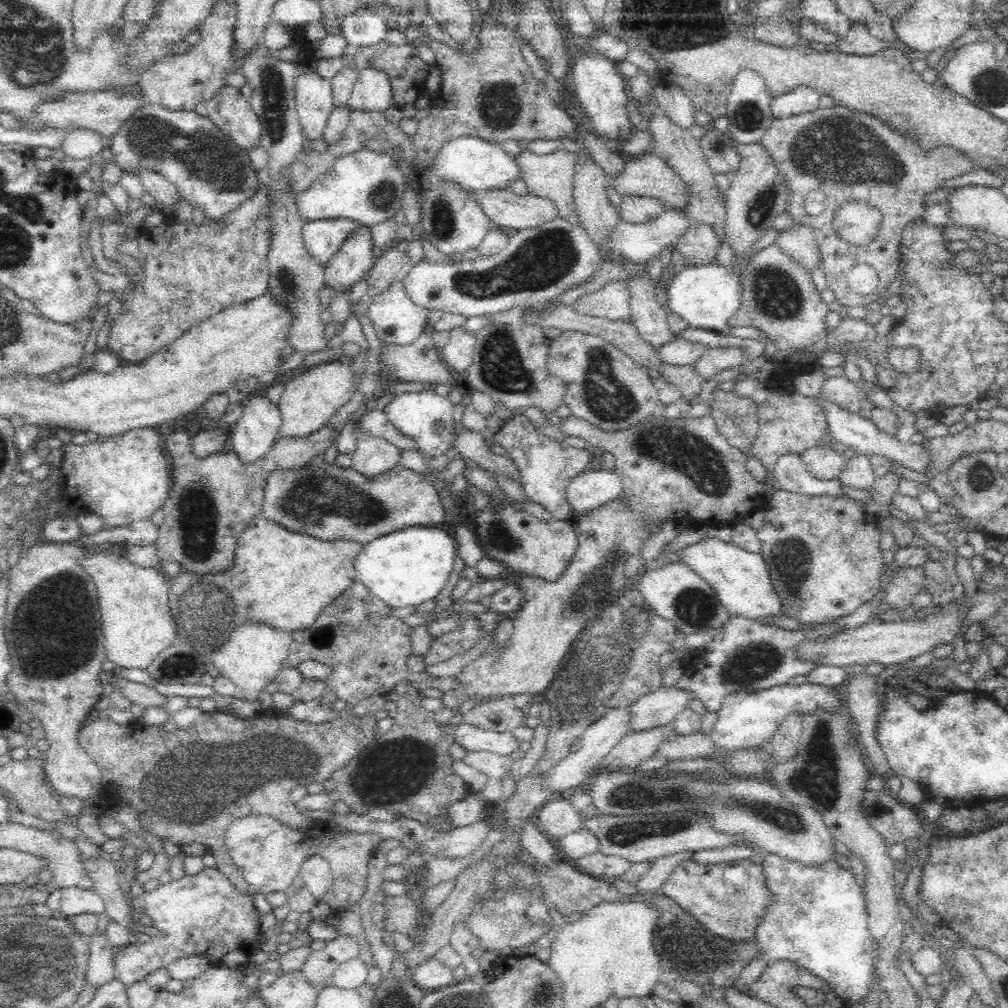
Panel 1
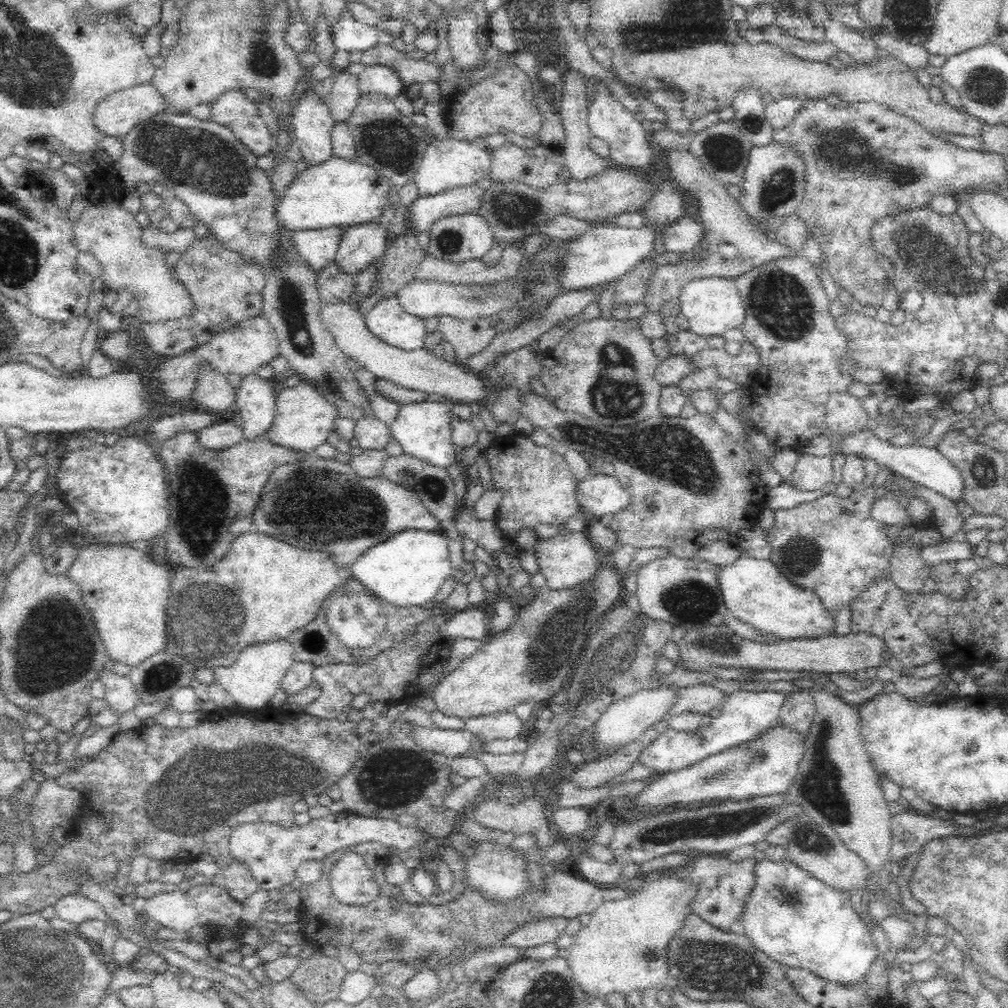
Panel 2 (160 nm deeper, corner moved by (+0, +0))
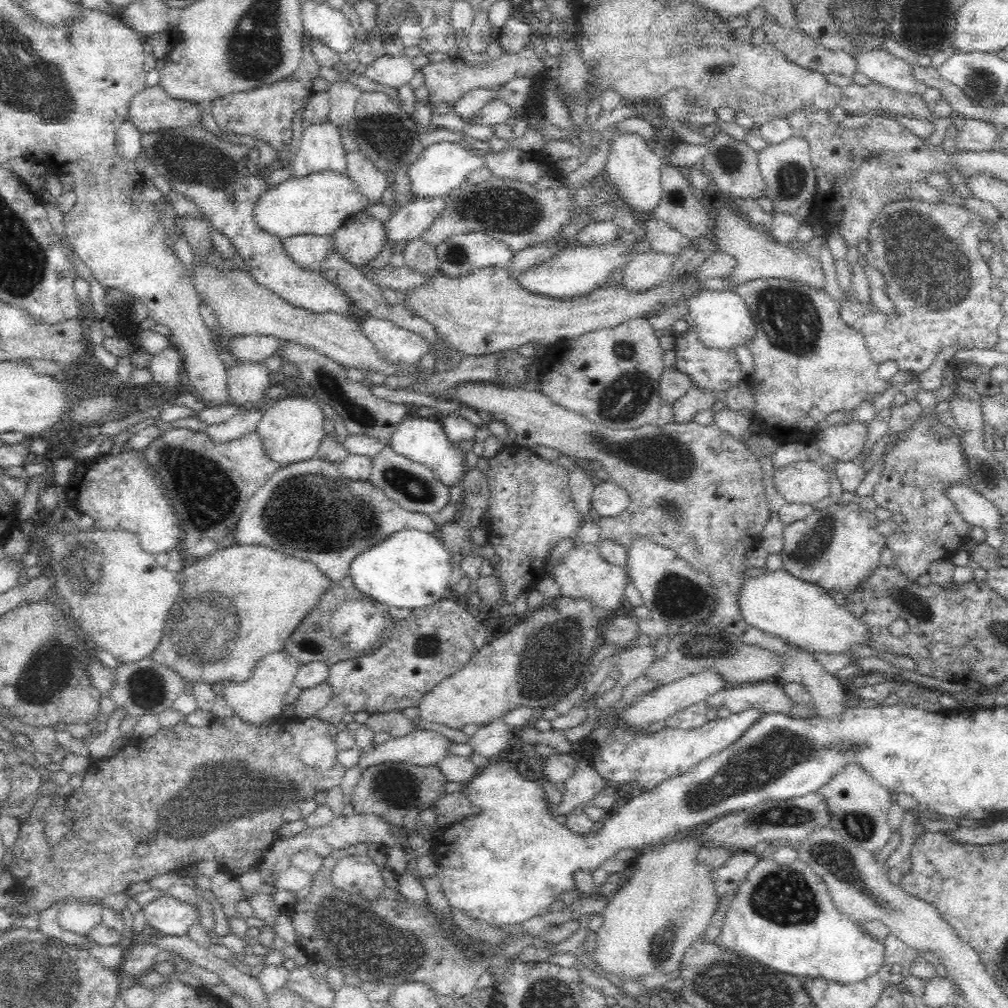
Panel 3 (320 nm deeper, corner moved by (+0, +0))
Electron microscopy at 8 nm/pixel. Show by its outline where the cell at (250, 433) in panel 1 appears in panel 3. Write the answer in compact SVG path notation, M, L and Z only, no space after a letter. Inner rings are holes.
M232 362L228 368L229 404L239 407L262 406L270 390L271 374L263 363Z

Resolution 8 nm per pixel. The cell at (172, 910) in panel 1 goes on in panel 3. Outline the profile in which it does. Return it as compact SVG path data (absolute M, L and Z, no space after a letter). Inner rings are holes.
M170 895L156 898L142 908L147 926L166 935L186 935L199 914L188 902L180 902Z

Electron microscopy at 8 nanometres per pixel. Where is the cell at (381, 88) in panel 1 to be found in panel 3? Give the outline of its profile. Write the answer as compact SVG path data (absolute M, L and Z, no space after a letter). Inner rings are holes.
M384 55L366 67L365 76L372 82L378 82L388 88L400 88L409 84L417 72L408 55Z

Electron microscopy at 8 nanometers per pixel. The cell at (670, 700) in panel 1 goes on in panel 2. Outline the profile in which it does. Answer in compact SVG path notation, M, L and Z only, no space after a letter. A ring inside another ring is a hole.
M708 684L677 687L673 705L664 714L663 720L667 721L668 718L684 712L709 714L714 708L720 709L725 703L725 696L720 689Z

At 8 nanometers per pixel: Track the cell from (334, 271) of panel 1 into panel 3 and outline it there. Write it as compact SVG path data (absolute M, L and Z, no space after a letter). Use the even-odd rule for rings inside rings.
M362 212L334 233L333 246L348 264L361 268L374 260L386 243L386 224Z

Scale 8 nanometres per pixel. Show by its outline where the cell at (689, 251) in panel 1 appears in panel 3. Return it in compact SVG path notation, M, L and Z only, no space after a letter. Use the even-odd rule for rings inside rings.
M646 220L642 224L640 235L649 242L651 250L662 254L680 254L686 248L691 248L690 241L684 233L680 233L668 224L654 220Z

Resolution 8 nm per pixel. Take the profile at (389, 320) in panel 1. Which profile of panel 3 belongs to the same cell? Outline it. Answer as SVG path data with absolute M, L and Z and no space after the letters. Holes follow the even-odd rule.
M366 316L361 328L376 349L391 361L418 364L429 351L429 342L420 334L402 329L387 318Z

